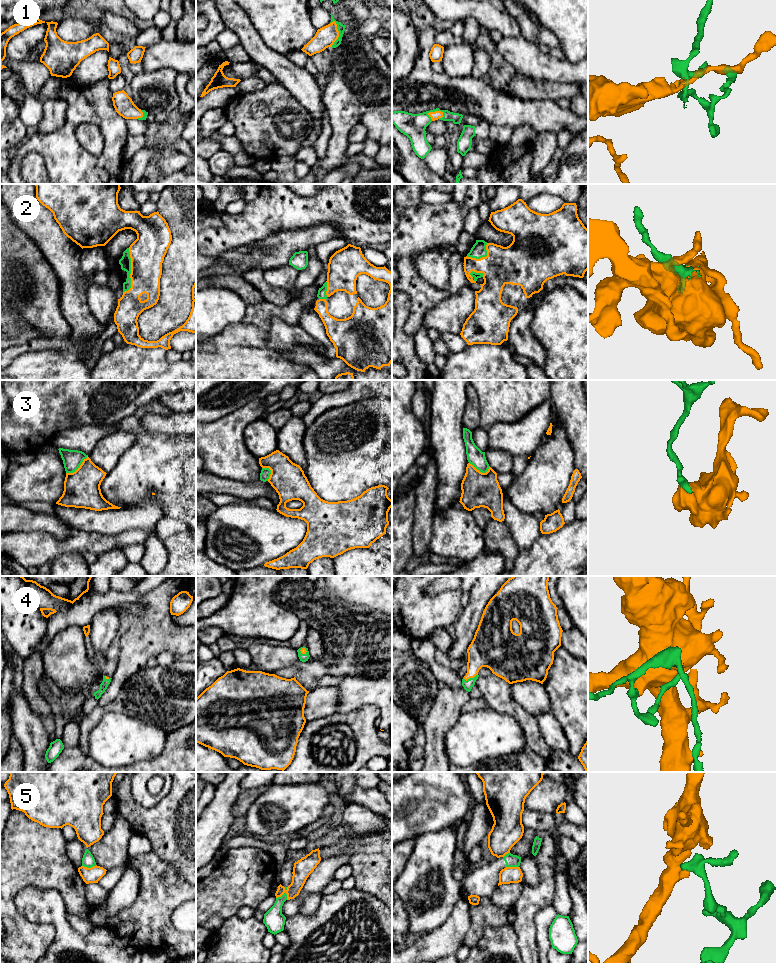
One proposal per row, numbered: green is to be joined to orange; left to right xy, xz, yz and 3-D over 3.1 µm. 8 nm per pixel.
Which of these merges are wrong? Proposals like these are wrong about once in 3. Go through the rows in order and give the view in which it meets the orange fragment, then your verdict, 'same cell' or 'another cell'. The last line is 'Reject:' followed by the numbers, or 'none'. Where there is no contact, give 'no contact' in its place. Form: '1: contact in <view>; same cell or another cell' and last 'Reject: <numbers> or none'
1: contact in yz; same cell
2: contact in xy; same cell
3: contact in xy; another cell
4: contact in yz; same cell
5: contact in xz; another cell
Reject: 3, 5

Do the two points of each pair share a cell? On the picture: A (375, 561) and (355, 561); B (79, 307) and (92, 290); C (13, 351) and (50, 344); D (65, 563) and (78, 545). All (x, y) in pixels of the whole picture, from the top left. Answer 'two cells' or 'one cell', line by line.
A: one cell
B: two cells
C: one cell
D: two cells

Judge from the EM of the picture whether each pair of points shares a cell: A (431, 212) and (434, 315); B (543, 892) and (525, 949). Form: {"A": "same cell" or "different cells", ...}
{"A": "different cells", "B": "same cell"}

